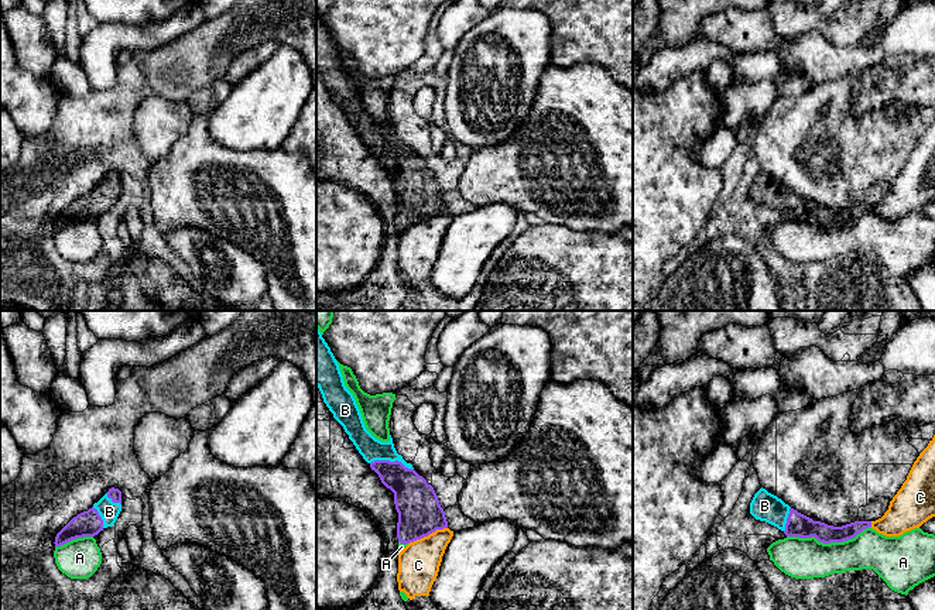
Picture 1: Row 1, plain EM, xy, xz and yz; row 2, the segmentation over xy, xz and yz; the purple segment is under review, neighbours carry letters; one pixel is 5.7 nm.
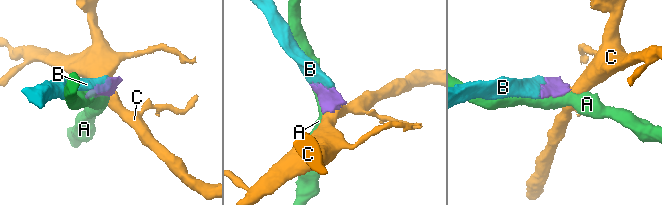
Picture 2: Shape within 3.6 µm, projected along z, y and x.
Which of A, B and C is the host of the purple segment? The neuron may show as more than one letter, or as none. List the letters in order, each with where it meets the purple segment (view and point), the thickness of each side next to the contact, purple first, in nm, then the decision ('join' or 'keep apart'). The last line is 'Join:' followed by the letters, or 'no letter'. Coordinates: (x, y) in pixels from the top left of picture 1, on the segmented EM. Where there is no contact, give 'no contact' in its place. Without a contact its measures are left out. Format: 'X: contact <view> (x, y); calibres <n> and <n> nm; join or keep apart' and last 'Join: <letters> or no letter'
A: contact yz (828, 542); calibres 130 and 240 nm; keep apart
B: contact xz (391, 462); calibres 240 and 130 nm; join
C: contact xz (427, 535); calibres 260 and 240 nm; keep apart
Join: B

